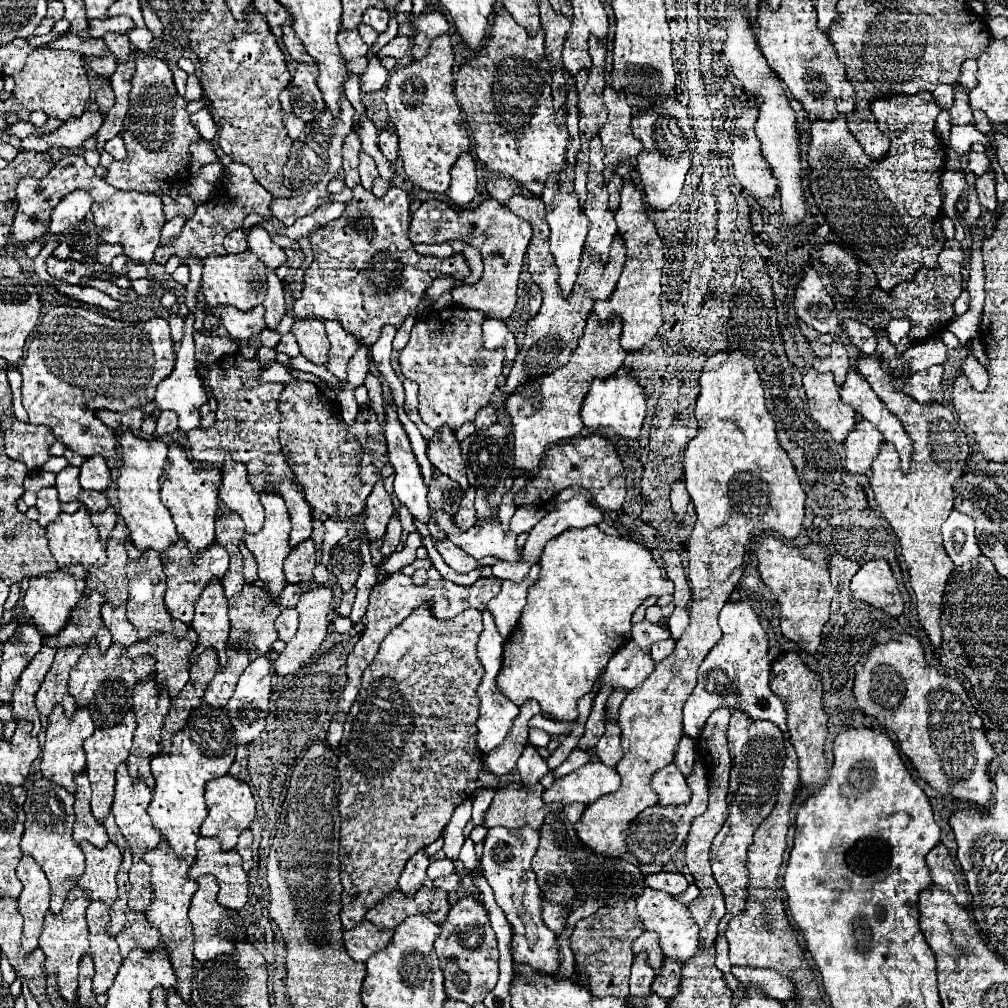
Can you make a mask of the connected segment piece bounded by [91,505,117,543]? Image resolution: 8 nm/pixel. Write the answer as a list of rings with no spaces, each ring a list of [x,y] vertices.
[[[109,505],[107,511],[103,511],[99,515],[91,515],[91,519],[93,519],[95,527],[99,529],[99,541],[107,543],[107,537],[109,537],[109,533],[113,531],[113,527],[117,523],[117,513],[115,513],[113,505]]]

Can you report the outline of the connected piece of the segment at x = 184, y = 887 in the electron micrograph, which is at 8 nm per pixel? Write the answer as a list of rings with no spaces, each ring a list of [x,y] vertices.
[[[161,841],[157,845],[157,849],[153,849],[145,855],[145,863],[151,865],[151,887],[155,891],[153,907],[145,915],[151,921],[151,925],[157,927],[163,935],[163,945],[169,953],[169,959],[173,963],[175,975],[177,975],[177,987],[175,987],[177,995],[183,1001],[189,1001],[191,999],[191,977],[193,977],[193,929],[191,929],[187,911],[189,911],[191,897],[197,891],[197,883],[193,879],[189,879],[187,869],[193,865],[193,857],[179,859],[173,853],[173,849],[169,849],[169,845],[165,845],[165,841]]]

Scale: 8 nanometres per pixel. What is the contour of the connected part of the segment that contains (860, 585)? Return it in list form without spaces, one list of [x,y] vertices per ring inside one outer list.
[[[867,561],[849,583],[851,597],[863,601],[875,609],[881,609],[889,617],[903,613],[903,599],[895,585],[895,577],[887,561]]]

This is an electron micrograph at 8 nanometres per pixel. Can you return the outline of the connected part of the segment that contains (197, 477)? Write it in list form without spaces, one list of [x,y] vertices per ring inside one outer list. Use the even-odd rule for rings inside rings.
[[[179,443],[169,445],[161,499],[173,515],[177,533],[187,541],[187,547],[193,553],[193,561],[199,559],[201,551],[215,543],[215,523],[219,519],[219,487],[221,473],[217,469],[195,469],[193,463],[185,457],[185,449]]]

